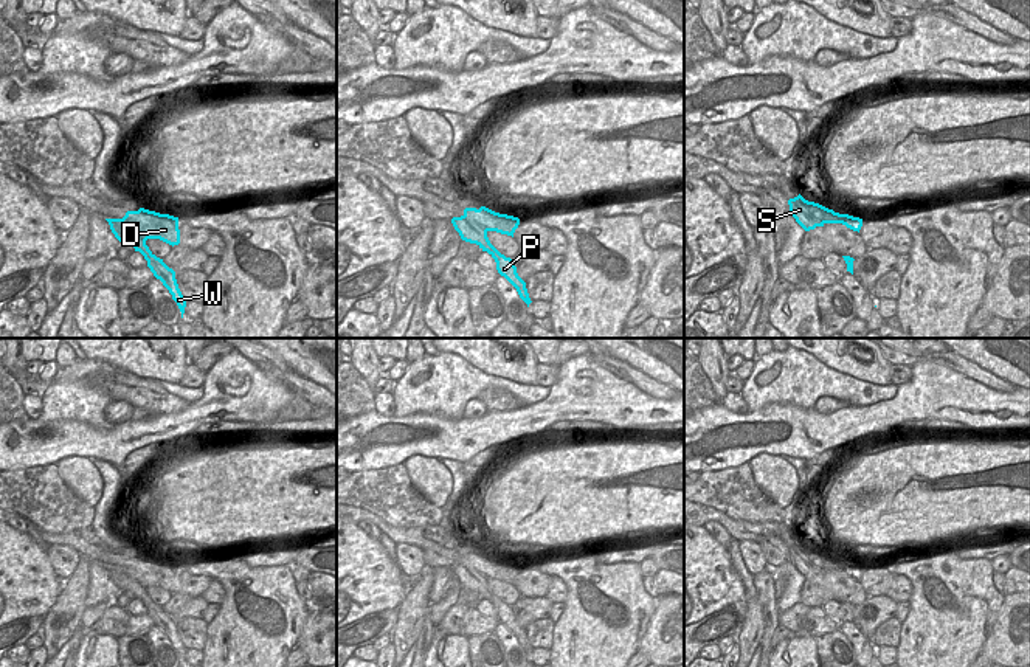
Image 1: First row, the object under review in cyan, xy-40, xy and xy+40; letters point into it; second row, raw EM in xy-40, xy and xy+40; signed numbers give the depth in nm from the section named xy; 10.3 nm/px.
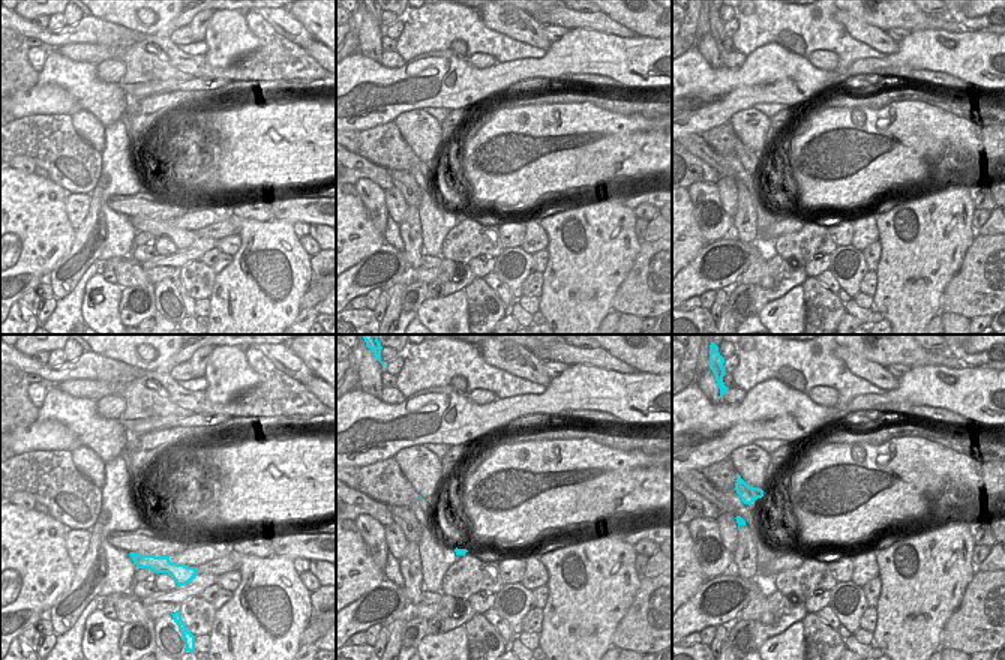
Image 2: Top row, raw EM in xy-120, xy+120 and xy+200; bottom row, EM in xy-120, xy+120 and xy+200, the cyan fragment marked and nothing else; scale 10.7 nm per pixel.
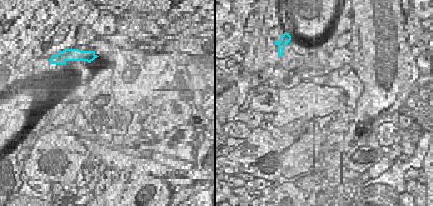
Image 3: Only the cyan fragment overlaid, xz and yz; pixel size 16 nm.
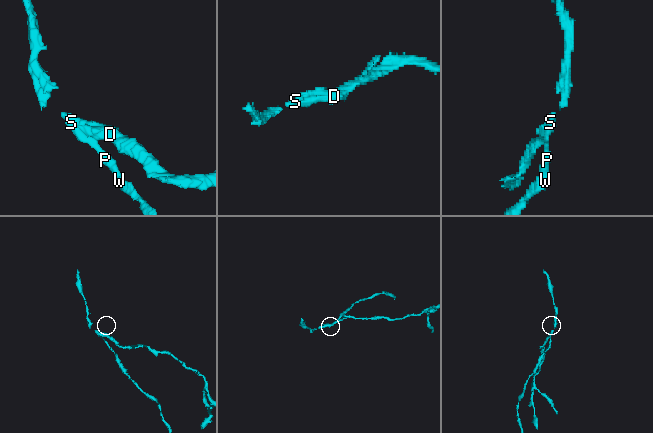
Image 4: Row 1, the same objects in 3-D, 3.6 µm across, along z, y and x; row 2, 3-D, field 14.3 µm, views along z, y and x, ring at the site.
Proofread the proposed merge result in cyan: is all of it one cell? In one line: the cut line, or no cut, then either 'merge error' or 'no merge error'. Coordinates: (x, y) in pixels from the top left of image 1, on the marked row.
xy-40 (109, 221), (129, 227), (145, 241) | merge error

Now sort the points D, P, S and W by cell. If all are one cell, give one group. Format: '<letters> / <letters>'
D / P S W

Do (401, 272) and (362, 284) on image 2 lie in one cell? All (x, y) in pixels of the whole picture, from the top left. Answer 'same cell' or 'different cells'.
same cell

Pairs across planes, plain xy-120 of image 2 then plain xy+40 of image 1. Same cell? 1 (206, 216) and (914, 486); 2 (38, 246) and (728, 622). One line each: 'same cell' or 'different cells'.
1: different cells
2: different cells

